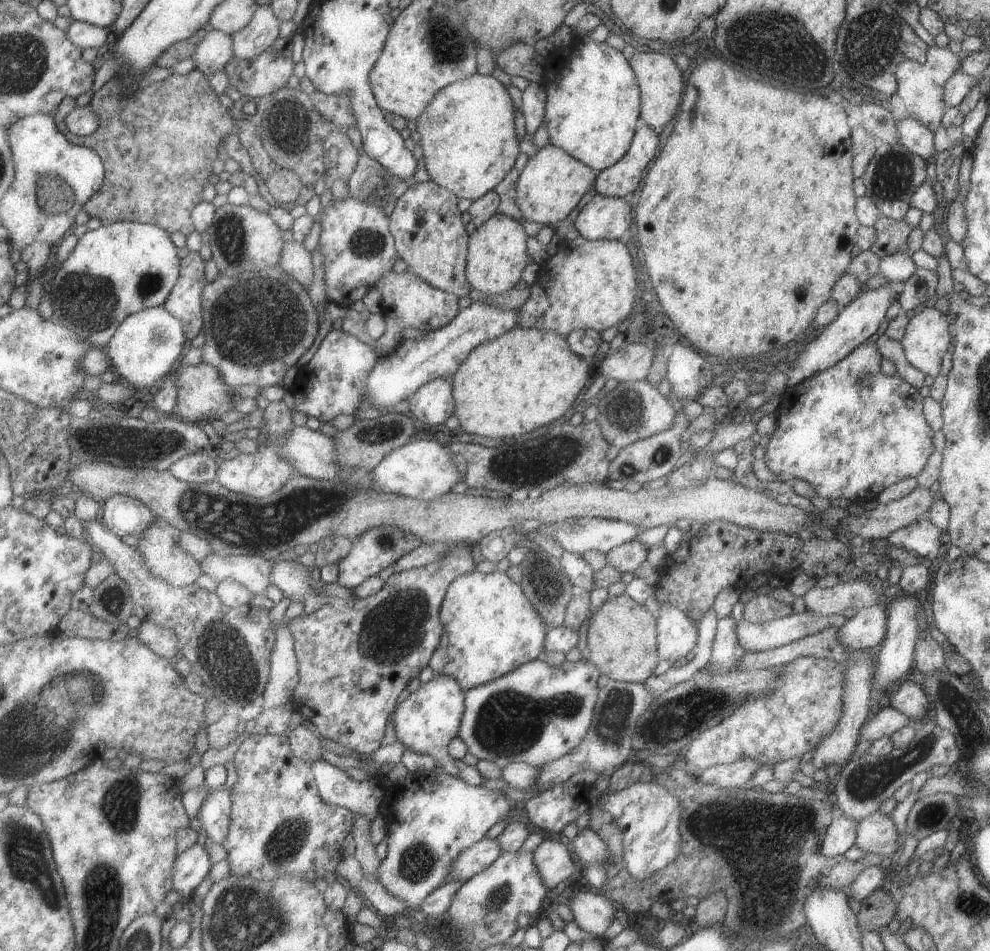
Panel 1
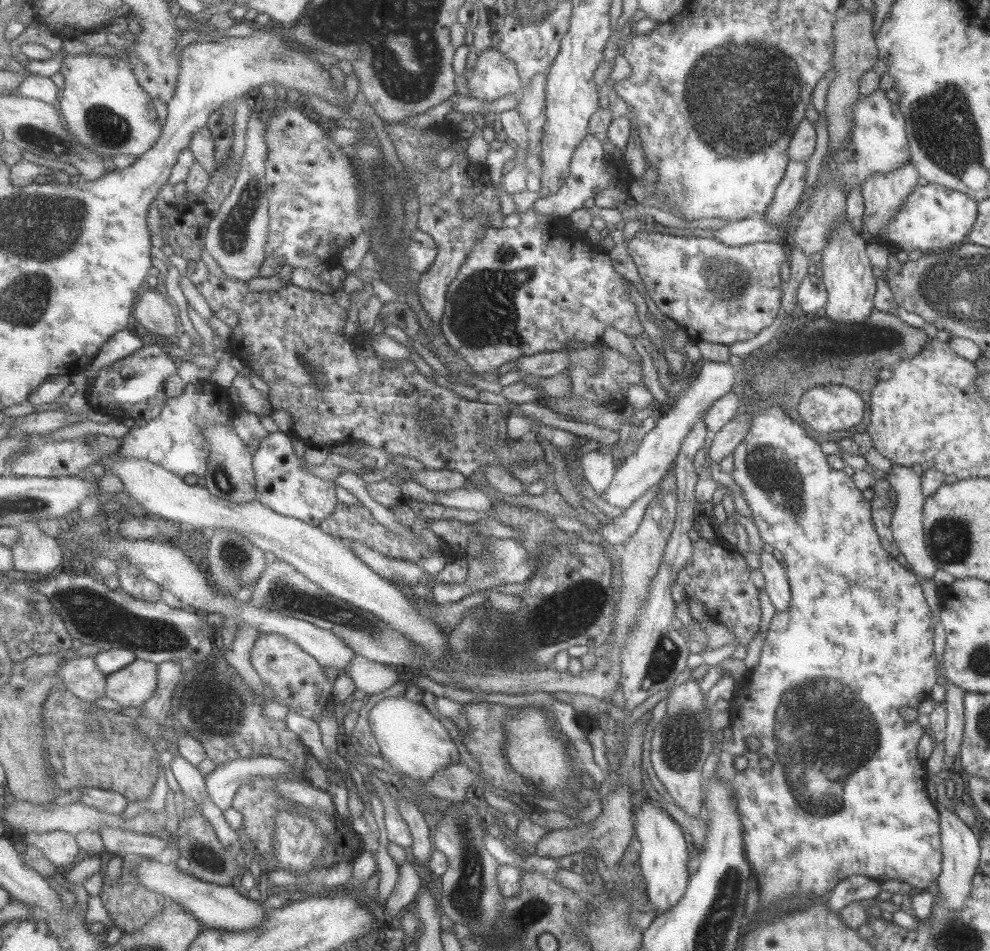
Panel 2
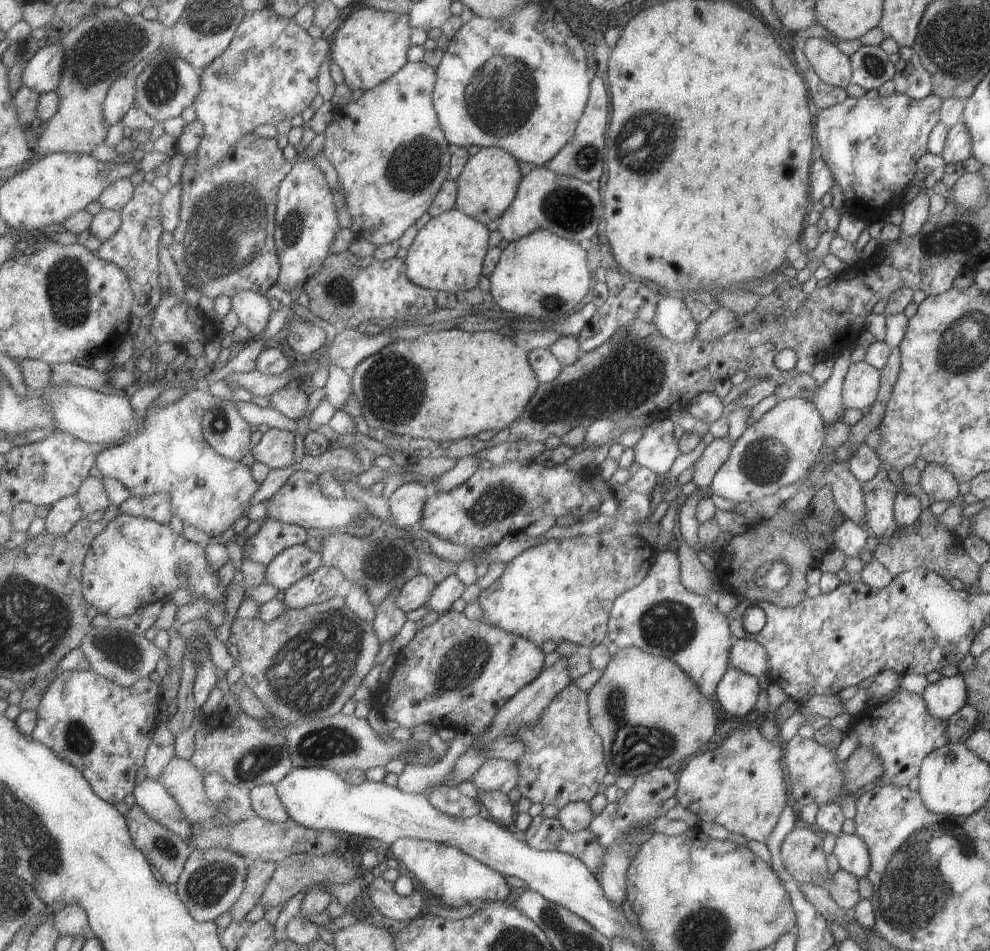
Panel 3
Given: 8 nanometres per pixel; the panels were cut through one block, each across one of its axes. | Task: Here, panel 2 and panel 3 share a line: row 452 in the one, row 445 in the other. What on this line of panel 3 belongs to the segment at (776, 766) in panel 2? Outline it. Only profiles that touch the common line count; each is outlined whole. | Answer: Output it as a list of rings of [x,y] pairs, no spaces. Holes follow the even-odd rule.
[[[795,396],[778,400],[761,418],[747,425],[731,445],[727,458],[713,475],[709,490],[736,503],[775,495],[781,486],[795,484],[807,476],[823,446],[824,429],[821,415],[811,401]]]

